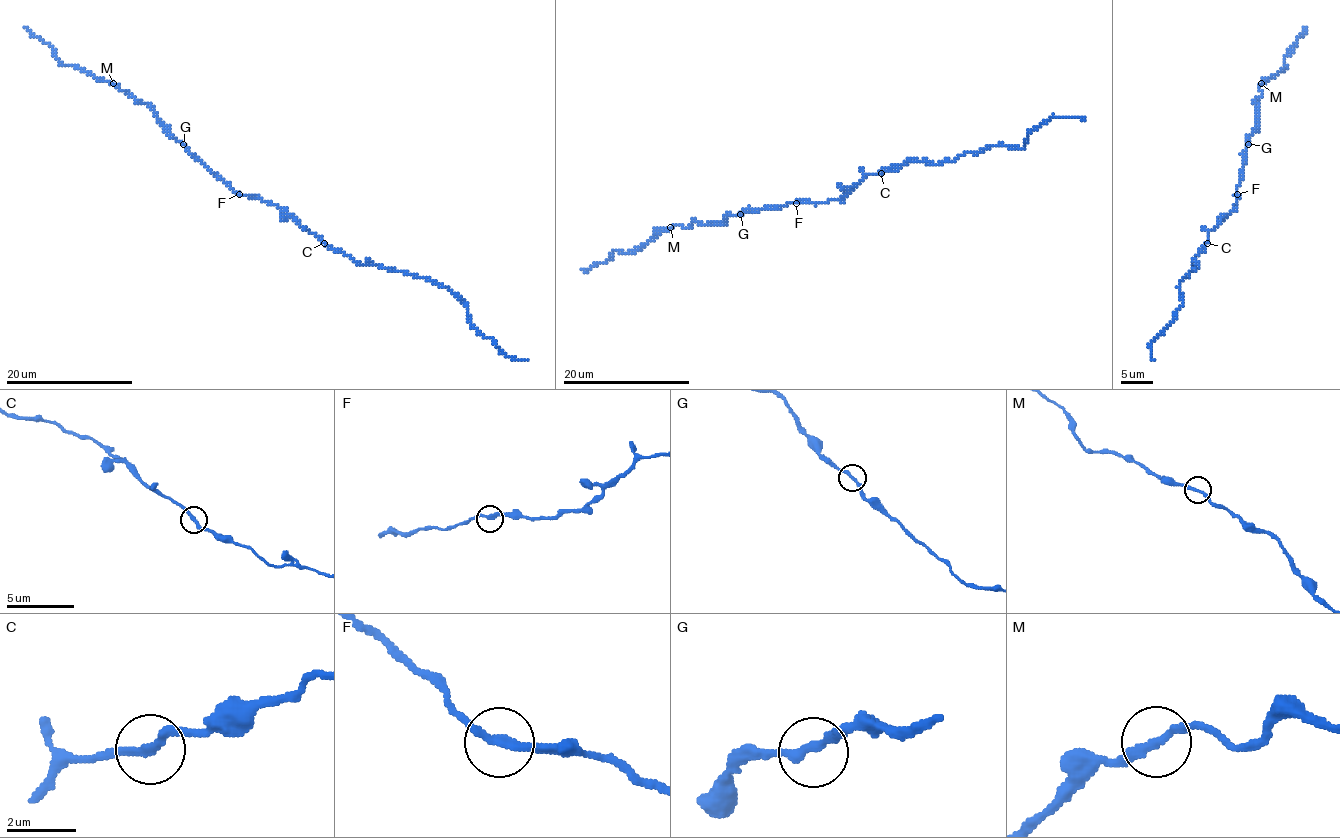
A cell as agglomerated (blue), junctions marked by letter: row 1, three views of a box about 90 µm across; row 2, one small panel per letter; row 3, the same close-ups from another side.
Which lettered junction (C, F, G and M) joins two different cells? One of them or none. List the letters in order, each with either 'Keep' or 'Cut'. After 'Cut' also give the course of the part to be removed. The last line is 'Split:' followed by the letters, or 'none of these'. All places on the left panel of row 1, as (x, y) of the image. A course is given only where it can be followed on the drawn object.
C: Keep
F: Keep
G: Keep
M: Keep
Split: none of these

